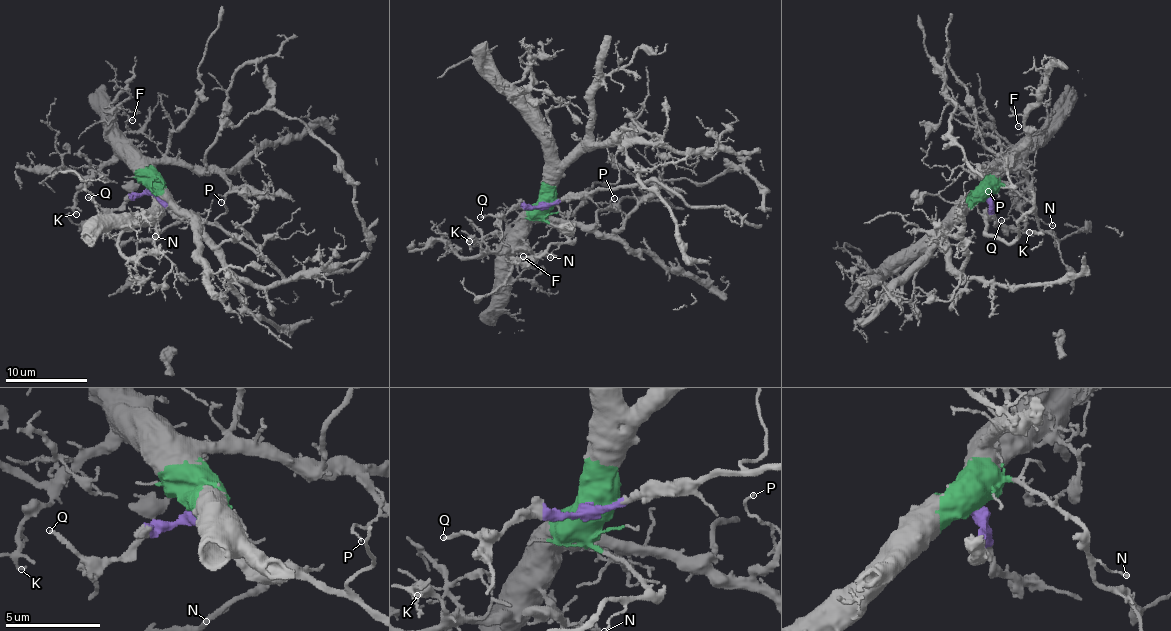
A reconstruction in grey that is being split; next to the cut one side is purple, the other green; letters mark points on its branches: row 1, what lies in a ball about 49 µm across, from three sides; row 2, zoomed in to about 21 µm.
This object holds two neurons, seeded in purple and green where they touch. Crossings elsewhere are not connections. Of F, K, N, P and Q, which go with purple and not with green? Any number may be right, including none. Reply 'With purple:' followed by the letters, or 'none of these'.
With purple: Q

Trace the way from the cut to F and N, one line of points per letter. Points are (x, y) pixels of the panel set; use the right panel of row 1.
F: (989, 198), (989, 192), (995, 188), (995, 173), (1041, 135), (1029, 126), (1017, 126)
N: (989, 198), (1004, 184), (1033, 206), (1037, 217), (1053, 226)

